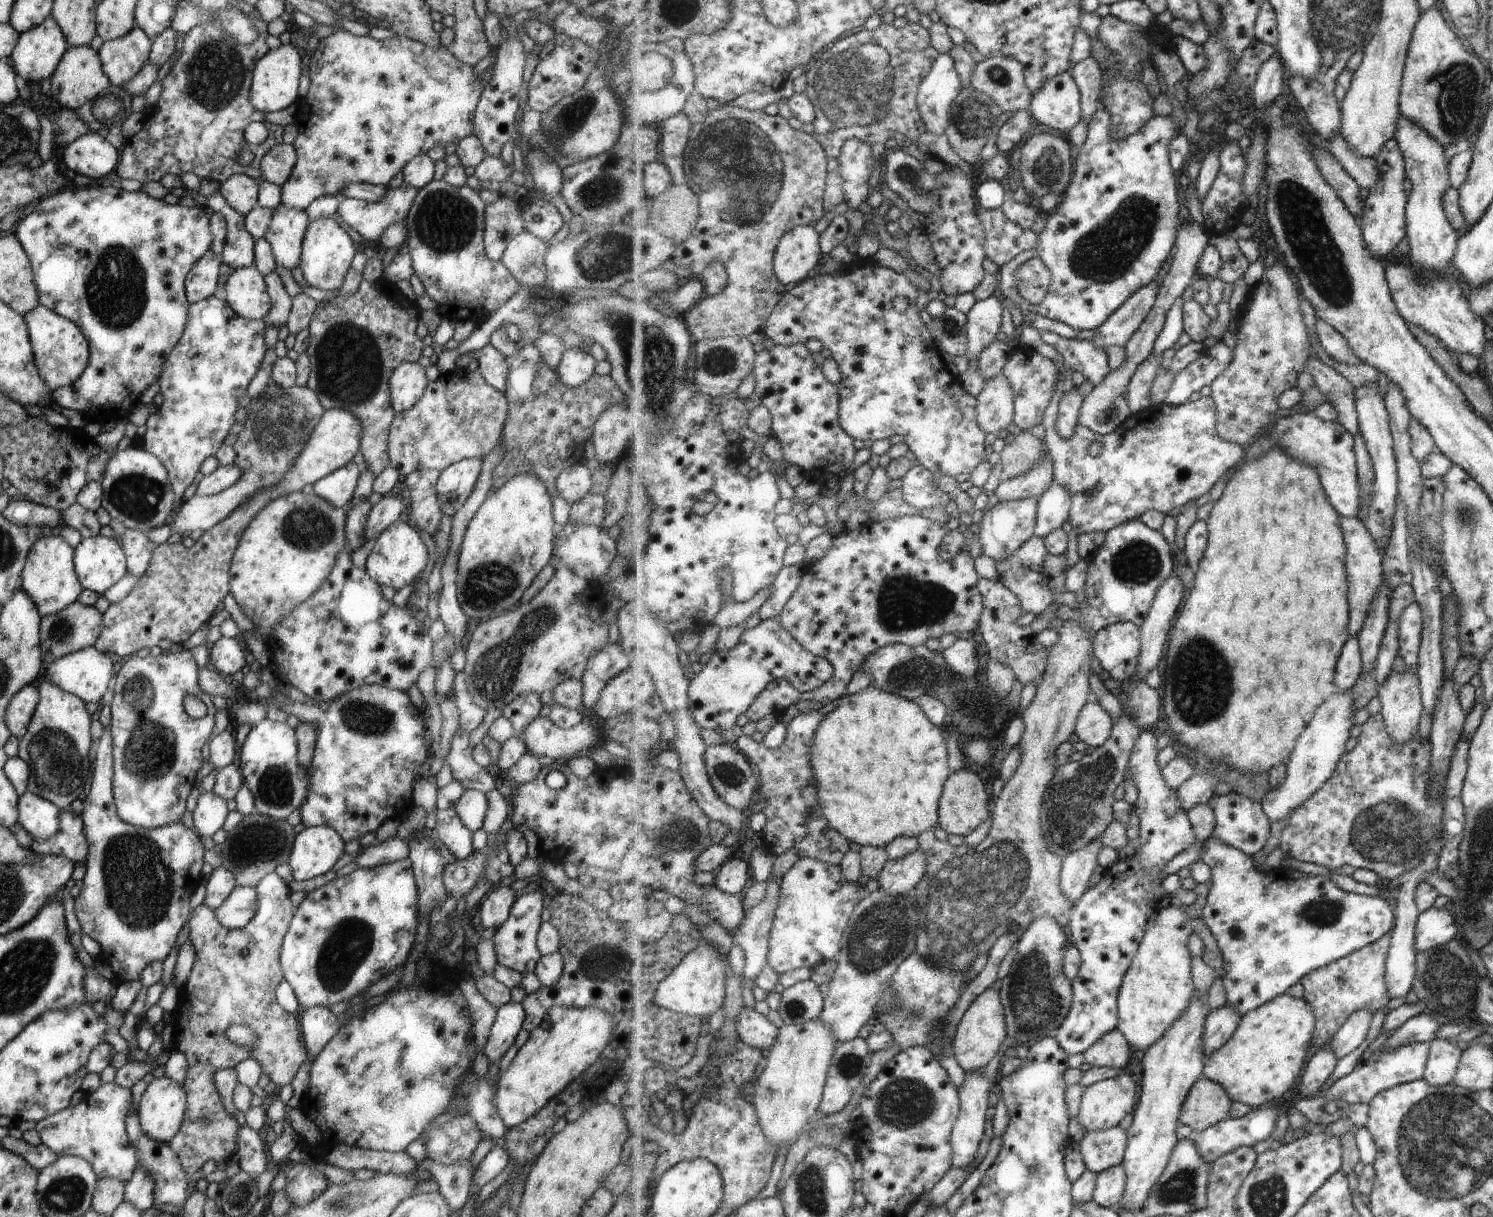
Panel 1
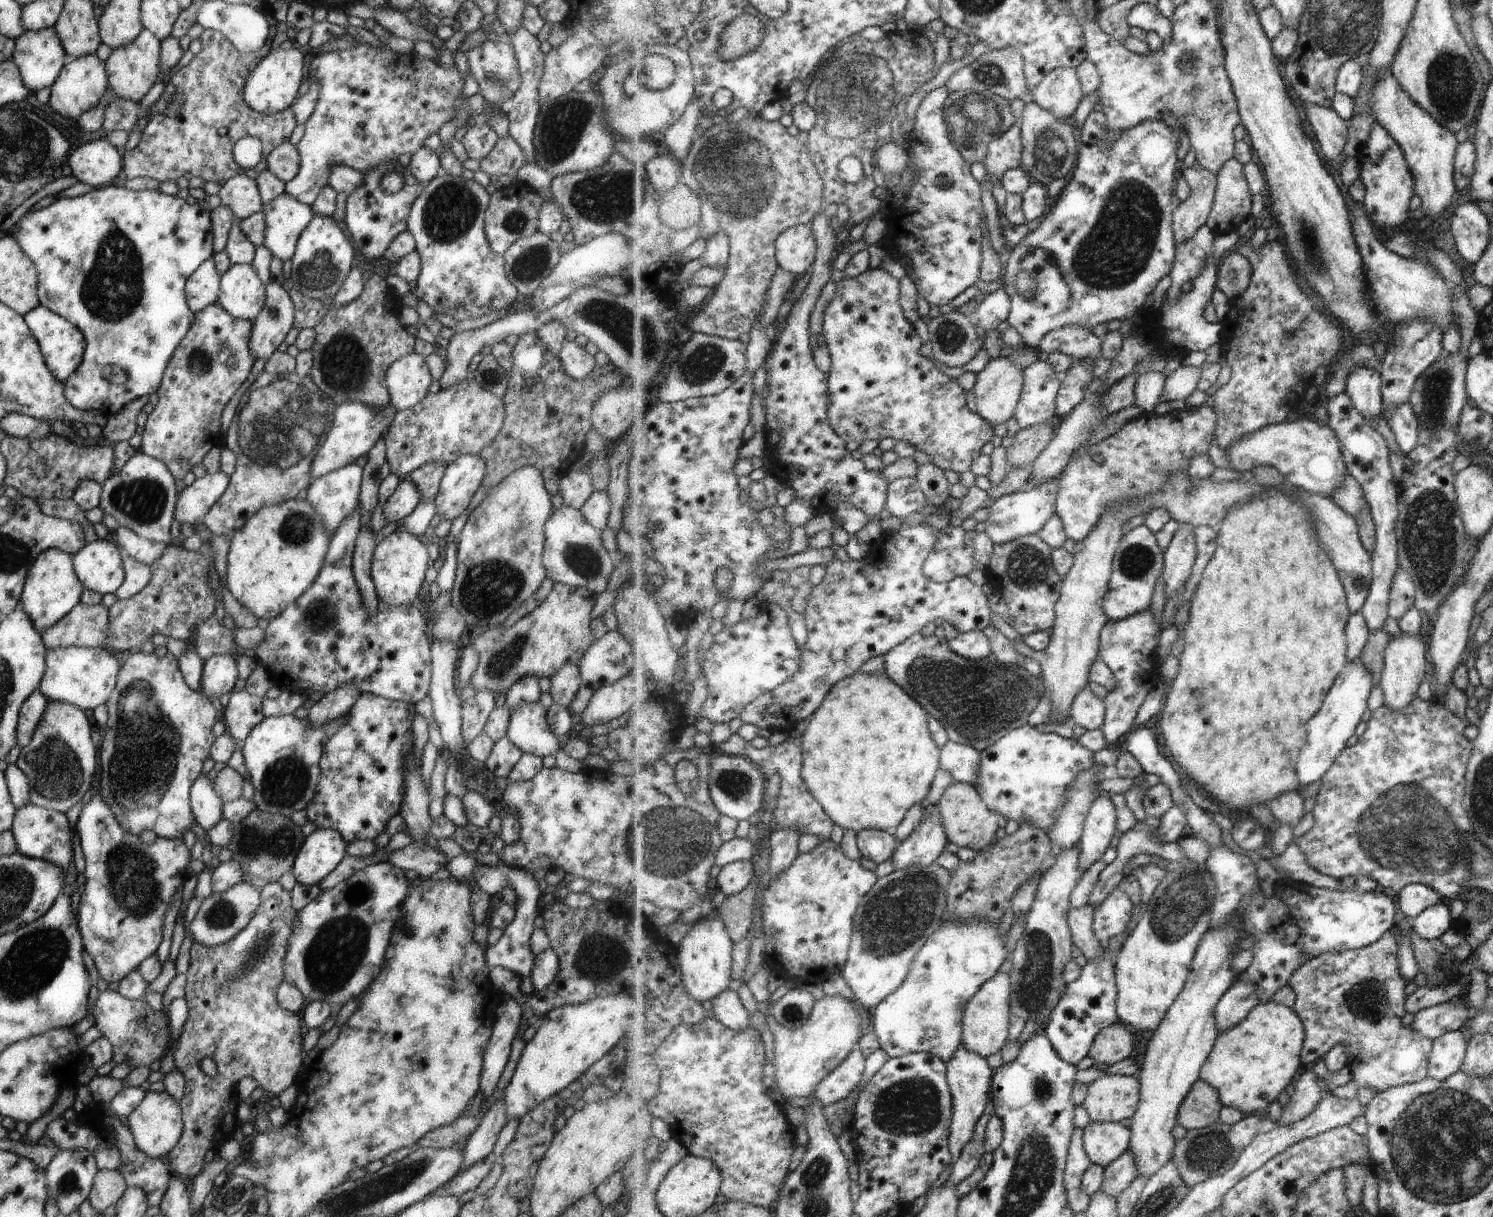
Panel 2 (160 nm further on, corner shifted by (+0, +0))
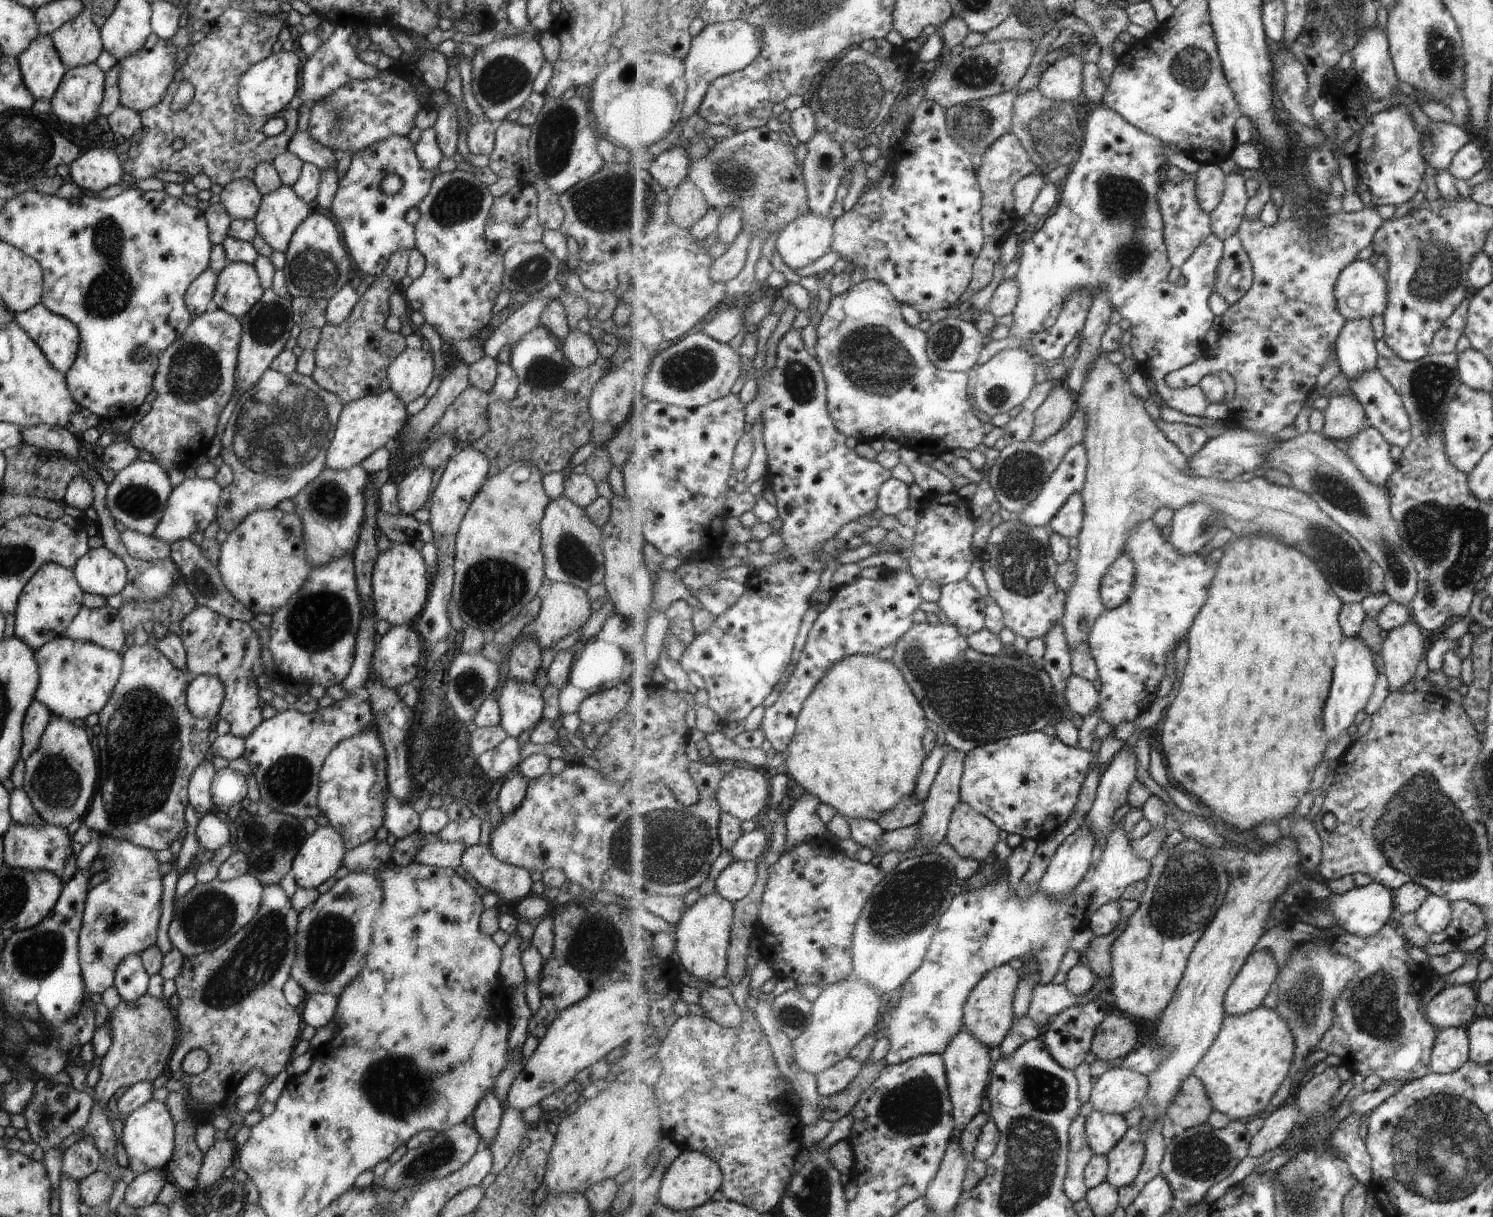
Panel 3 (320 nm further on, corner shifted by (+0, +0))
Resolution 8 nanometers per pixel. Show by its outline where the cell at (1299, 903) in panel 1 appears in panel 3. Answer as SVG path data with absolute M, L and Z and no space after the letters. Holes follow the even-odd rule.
M1373 881L1364 887L1355 887L1344 895L1331 893L1327 900L1317 901L1317 906L1326 906L1326 910L1333 912L1338 924L1343 925L1351 934L1368 937L1379 932L1391 920L1393 908L1396 907L1395 890Z

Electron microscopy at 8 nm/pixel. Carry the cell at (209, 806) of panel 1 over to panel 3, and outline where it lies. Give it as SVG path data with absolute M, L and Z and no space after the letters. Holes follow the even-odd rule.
M203 759L191 773L188 780L188 803L194 808L198 817L213 808L210 784L215 774L211 762Z

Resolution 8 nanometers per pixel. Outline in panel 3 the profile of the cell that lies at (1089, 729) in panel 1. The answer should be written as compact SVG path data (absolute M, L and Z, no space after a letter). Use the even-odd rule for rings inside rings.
M1074 674L1069 679L1065 697L1069 706L1082 717L1097 712L1100 707L1100 691L1090 680L1079 675Z

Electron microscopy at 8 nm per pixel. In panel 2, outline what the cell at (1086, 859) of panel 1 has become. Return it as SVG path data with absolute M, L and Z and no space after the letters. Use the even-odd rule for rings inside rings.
M1113 793L1101 794L1089 809L1083 834L1078 844L1082 850L1080 869L1084 872L1097 860L1103 858L1105 850L1112 846L1119 835L1118 814L1112 801Z

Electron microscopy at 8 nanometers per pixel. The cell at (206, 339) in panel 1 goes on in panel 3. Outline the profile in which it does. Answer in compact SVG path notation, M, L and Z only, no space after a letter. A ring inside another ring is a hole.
M215 309L193 317L183 334L158 354L158 367L152 380L155 399L150 410L125 433L127 442L138 451L145 450L165 470L167 468L194 469L195 460L204 454L215 434L217 418L234 390L234 374L238 357L241 324L236 316Z

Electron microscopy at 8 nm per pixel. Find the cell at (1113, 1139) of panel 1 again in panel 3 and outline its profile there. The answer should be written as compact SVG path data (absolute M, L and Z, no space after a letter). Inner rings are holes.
M1095 1109L1086 1117L1086 1139L1095 1155L1107 1156L1129 1130L1125 1118L1119 1113Z

